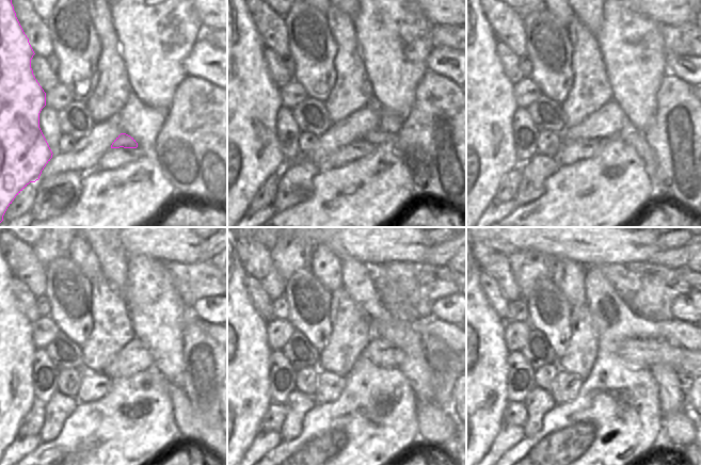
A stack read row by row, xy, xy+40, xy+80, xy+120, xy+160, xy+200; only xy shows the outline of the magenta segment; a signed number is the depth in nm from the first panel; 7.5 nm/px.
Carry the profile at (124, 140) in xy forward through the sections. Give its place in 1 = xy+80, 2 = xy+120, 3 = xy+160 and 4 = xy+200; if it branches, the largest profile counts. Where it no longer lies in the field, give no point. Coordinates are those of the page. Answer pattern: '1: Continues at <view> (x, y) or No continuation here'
1: Continues at xy+80 (630, 134)
2: Continues at xy+120 (187, 419)
3: Continues at xy+160 (435, 427)
4: Continues at xy+200 (678, 429).

